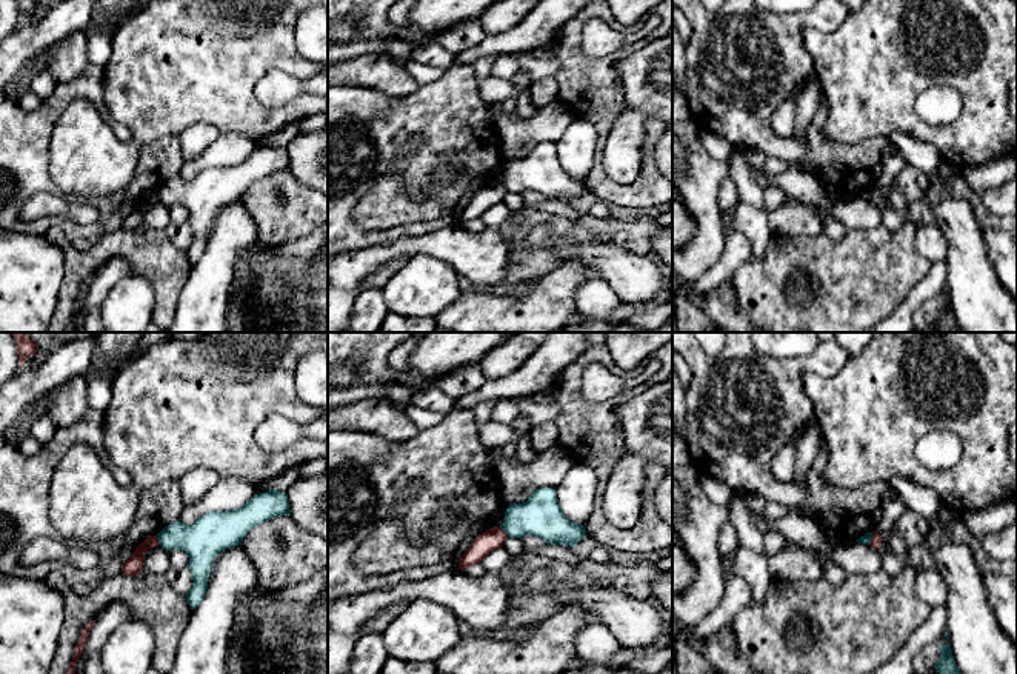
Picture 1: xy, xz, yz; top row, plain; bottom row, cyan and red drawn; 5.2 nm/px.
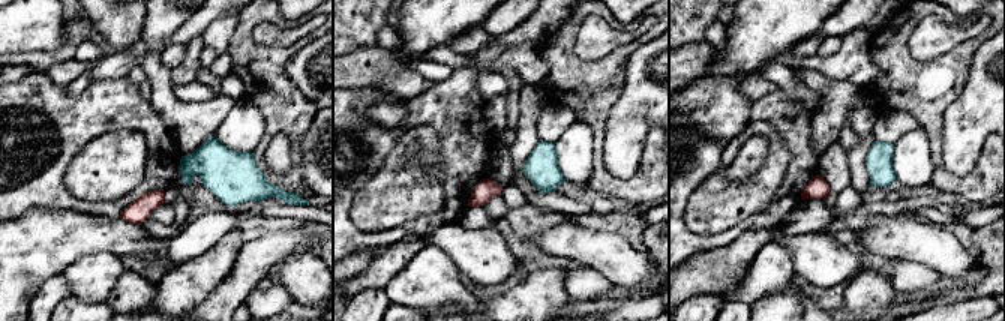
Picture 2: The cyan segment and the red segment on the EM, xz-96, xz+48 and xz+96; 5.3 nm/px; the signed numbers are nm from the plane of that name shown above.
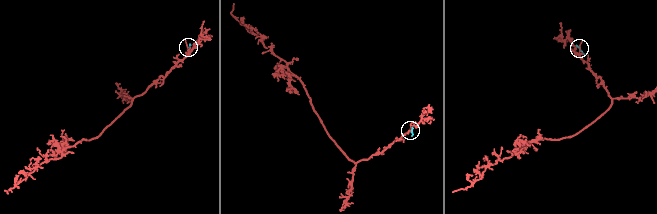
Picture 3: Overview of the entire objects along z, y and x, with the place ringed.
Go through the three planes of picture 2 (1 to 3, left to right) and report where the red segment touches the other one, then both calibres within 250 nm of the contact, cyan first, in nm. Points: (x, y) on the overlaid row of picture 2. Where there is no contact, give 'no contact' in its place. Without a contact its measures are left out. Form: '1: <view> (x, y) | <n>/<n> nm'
1: no contact
2: no contact
3: no contact

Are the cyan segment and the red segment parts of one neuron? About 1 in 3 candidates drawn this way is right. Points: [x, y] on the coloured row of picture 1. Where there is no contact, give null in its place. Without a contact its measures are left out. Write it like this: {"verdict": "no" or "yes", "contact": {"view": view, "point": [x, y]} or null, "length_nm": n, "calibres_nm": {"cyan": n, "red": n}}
{"verdict": "no", "contact": {"view": "xy", "point": [159, 540]}, "length_nm": 60, "calibres_nm": {"cyan": 200, "red": 90}}

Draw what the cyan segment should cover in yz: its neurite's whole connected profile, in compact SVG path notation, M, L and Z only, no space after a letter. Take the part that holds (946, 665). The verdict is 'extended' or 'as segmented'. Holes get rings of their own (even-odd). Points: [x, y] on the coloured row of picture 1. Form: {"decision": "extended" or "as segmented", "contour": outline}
{"decision": "as segmented", "contour": "M942 645L942 654L939 662L934 665L939 674L962 674L955 665L954 656L951 652L951 645Z"}

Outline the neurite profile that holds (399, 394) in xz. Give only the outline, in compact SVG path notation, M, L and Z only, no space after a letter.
M386 382L385 391L389 395L391 403L402 412L406 412L411 405L412 388L409 385L400 385L398 382Z

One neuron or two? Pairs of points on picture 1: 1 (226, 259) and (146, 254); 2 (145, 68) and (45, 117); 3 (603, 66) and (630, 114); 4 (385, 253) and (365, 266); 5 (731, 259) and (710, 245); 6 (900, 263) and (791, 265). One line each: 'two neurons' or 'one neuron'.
1: two neurons
2: two neurons
3: two neurons
4: one neuron
5: two neurons
6: one neuron

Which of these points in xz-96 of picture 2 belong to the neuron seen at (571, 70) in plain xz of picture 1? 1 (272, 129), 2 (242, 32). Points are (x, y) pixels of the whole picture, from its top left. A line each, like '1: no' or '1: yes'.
1: yes
2: yes

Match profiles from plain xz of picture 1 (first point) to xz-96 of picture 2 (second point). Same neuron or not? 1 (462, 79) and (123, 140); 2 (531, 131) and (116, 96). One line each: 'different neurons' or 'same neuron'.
1: different neurons
2: different neurons

